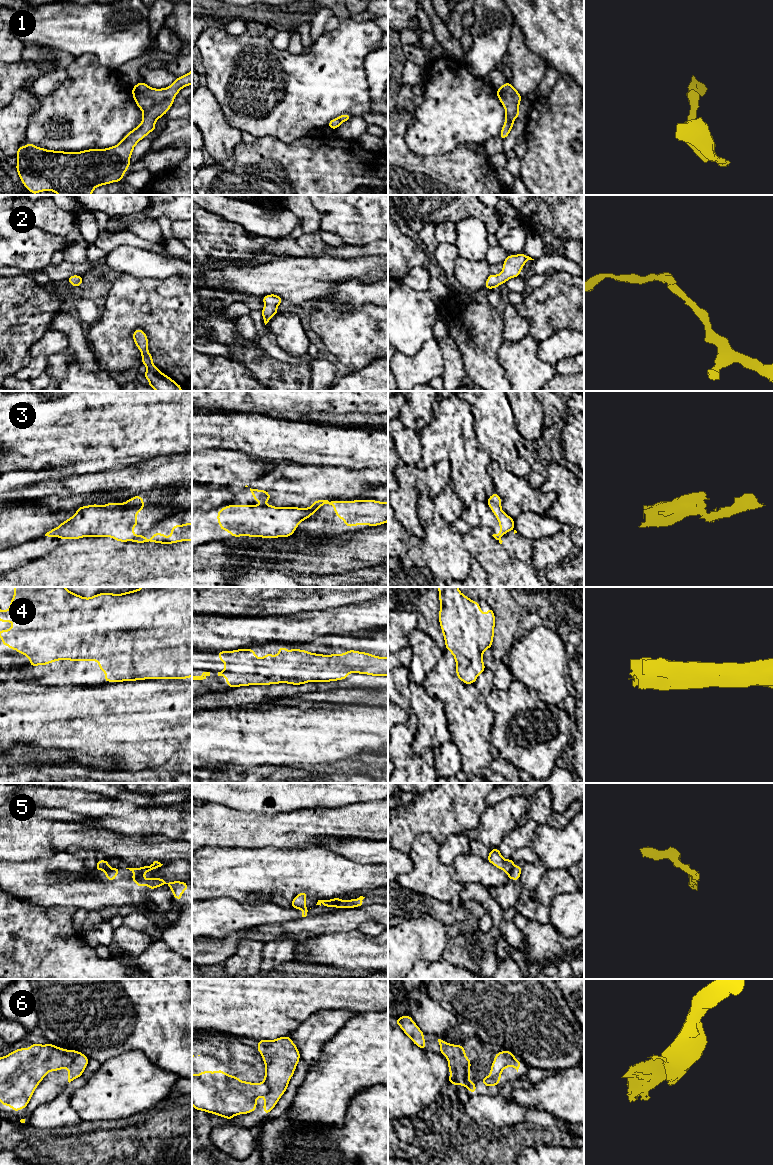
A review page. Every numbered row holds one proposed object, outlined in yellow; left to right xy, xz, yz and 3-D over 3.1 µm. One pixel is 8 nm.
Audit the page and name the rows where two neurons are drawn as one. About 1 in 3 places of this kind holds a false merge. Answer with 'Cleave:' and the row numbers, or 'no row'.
Cleave: 3, 5

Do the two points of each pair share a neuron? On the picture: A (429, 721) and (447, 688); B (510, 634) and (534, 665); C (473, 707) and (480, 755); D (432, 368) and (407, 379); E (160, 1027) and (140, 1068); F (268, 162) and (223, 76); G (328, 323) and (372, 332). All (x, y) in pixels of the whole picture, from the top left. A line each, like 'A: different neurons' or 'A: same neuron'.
A: different neurons
B: different neurons
C: same neuron
D: same neuron
E: different neurons
F: different neurons
G: same neuron

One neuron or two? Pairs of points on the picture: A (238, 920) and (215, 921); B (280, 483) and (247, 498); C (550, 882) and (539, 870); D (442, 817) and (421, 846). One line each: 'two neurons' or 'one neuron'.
A: one neuron
B: one neuron
C: two neurons
D: two neurons

